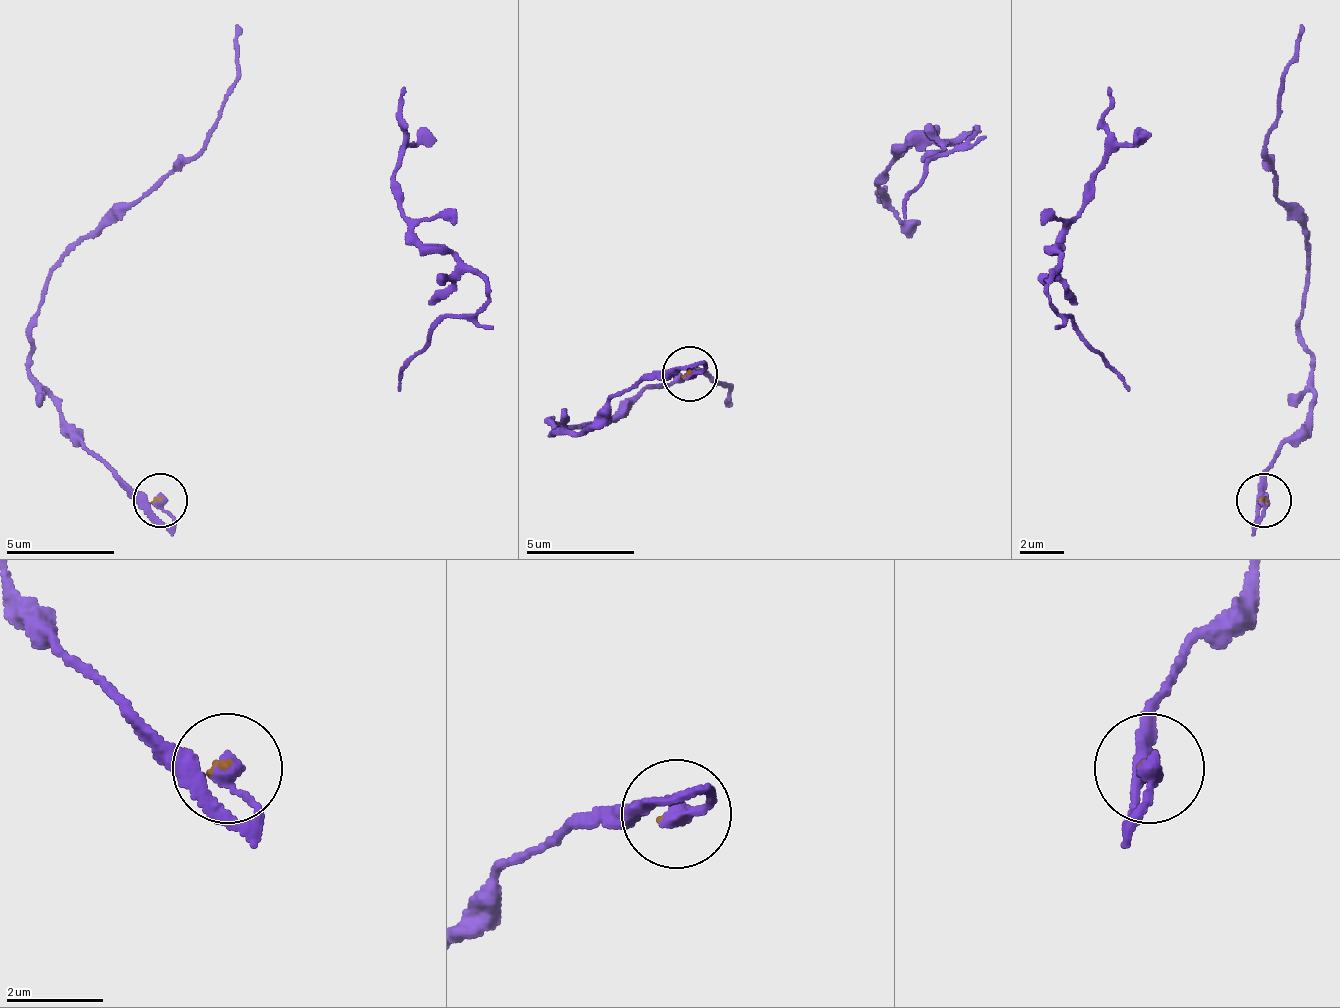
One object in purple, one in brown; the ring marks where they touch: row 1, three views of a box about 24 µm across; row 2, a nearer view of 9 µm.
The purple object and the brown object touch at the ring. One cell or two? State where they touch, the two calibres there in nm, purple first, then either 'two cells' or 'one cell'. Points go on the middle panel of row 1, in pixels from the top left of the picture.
place (690, 373); calibres 340 and 80 nm; two cells

